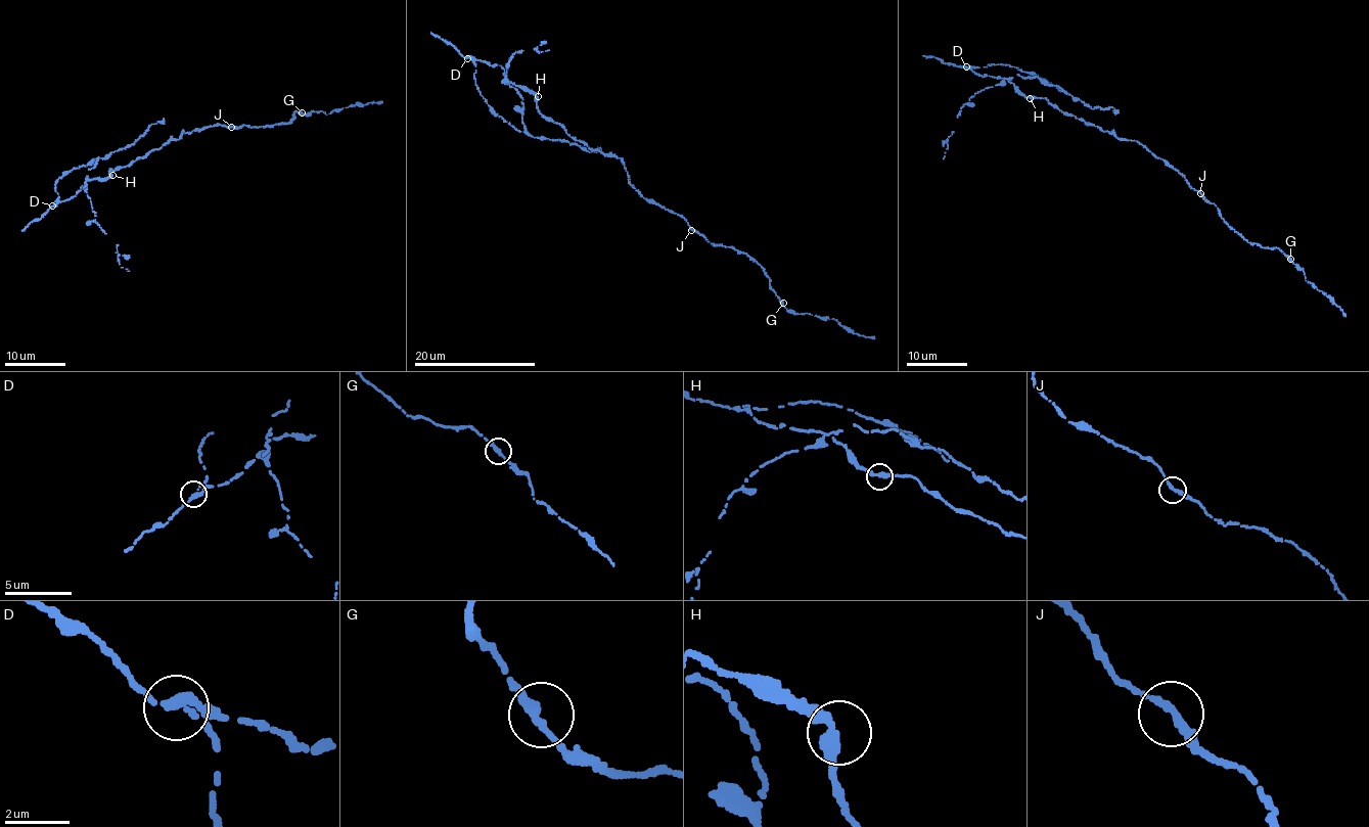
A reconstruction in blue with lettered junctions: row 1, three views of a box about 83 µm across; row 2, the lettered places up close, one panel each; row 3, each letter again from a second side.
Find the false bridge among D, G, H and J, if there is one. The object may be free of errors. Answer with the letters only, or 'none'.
D

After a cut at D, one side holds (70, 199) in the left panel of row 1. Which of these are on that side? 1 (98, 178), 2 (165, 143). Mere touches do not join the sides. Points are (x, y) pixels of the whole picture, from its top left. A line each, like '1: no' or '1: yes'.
1: yes
2: yes

